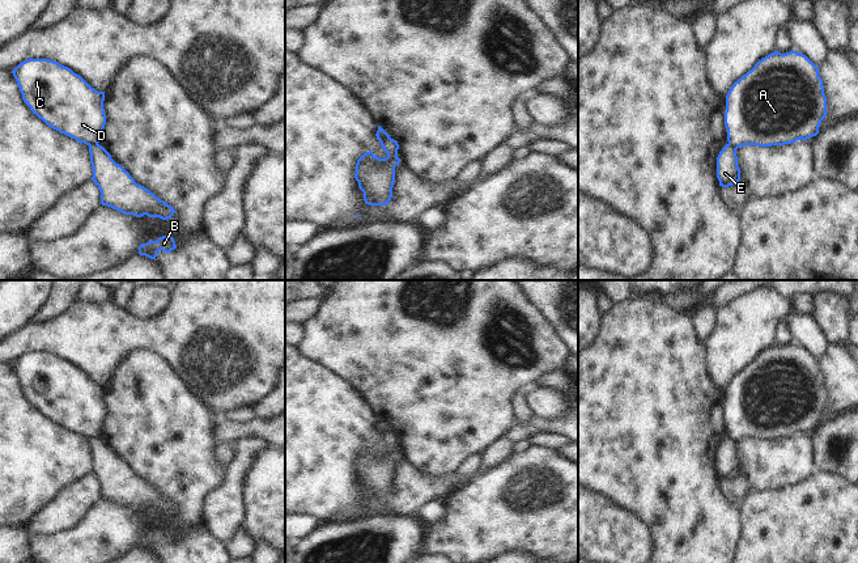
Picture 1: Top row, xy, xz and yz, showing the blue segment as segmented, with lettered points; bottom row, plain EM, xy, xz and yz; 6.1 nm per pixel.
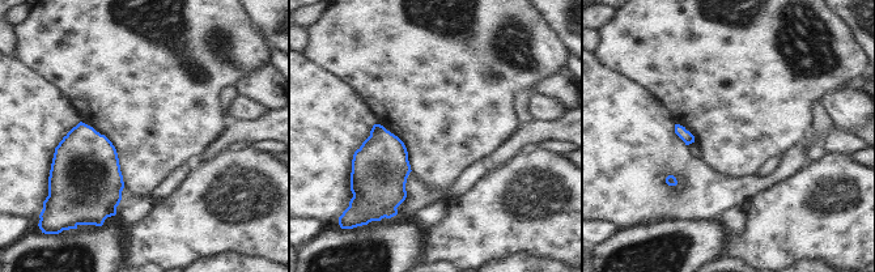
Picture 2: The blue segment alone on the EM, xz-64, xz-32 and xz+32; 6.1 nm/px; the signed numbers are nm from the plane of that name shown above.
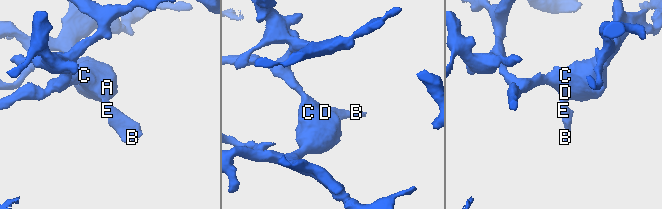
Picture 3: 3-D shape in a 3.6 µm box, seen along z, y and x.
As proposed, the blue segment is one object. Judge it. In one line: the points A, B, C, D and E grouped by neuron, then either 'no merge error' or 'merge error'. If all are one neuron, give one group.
A C D / B E; merge error

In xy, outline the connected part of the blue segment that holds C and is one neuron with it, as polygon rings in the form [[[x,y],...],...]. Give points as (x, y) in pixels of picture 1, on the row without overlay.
[[[27,352],[12,364],[24,395],[47,419],[78,436],[97,439],[106,418],[105,385],[92,381],[71,361],[50,352]]]

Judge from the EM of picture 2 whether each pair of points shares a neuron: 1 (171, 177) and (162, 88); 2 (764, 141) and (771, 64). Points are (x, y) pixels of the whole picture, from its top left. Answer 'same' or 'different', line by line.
1: different
2: same

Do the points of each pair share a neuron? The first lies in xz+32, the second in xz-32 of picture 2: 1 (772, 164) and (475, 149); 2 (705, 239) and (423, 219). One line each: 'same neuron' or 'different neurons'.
1: different neurons
2: different neurons

